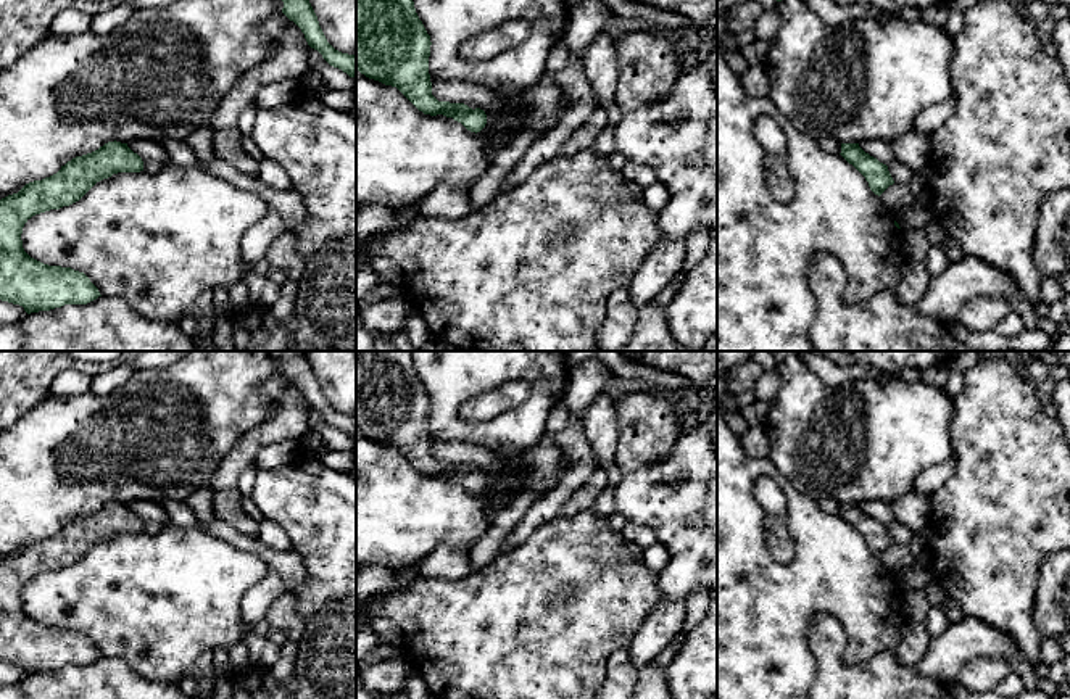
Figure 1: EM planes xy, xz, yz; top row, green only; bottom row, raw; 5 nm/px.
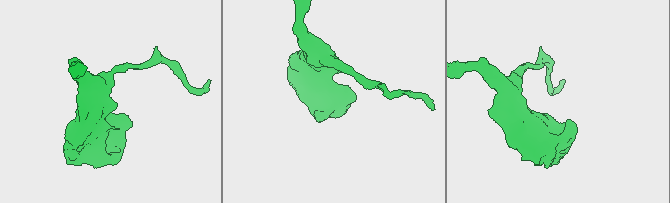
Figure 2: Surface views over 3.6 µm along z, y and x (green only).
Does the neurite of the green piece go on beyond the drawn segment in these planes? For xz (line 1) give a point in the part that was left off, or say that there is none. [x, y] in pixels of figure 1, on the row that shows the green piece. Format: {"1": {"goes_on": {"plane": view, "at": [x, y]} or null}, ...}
{"1": {"goes_on": null}}

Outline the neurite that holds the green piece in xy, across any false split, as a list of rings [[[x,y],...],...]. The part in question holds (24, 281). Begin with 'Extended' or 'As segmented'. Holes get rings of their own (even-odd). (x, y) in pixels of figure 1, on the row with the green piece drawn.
As segmented. [[[108,142],[98,150],[76,156],[61,169],[42,180],[26,184],[18,193],[0,200],[0,300],[24,308],[27,314],[50,311],[64,304],[87,304],[97,300],[98,288],[79,271],[48,266],[31,258],[23,248],[23,227],[35,214],[60,209],[79,201],[97,182],[118,172],[143,171],[142,158],[127,143]]]

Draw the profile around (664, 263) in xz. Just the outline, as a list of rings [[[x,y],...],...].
[[[661,238],[627,287],[633,304],[640,309],[654,300],[664,287],[682,272],[683,259],[683,240]]]

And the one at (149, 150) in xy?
[[[137,139],[131,143],[127,143],[127,147],[134,153],[137,153],[142,158],[142,161],[155,161],[163,166],[171,163],[171,158],[169,158],[166,148],[158,140]]]

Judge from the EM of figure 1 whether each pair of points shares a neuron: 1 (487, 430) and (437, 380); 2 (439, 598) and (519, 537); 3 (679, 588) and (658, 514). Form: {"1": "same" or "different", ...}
{"1": "same", "2": "different", "3": "same"}

